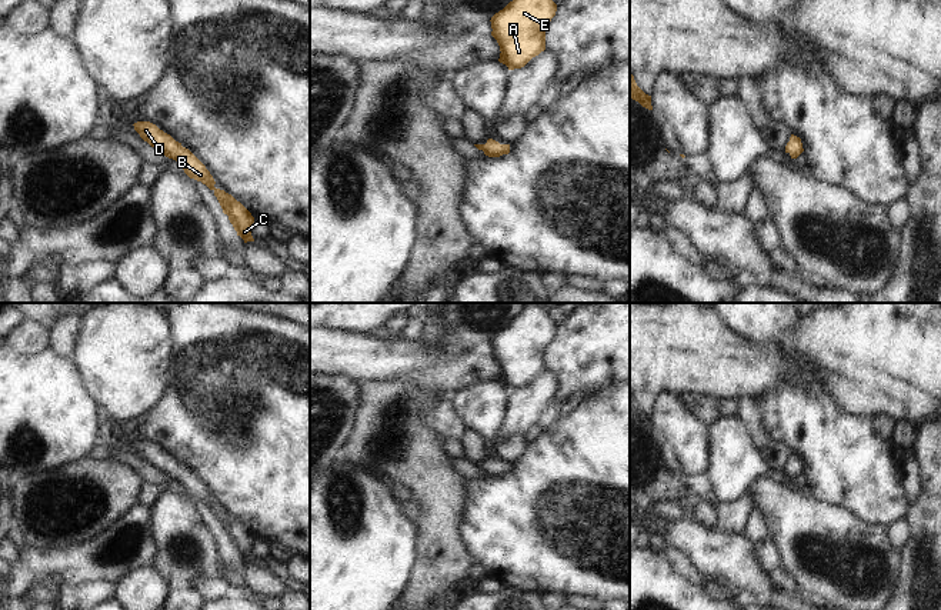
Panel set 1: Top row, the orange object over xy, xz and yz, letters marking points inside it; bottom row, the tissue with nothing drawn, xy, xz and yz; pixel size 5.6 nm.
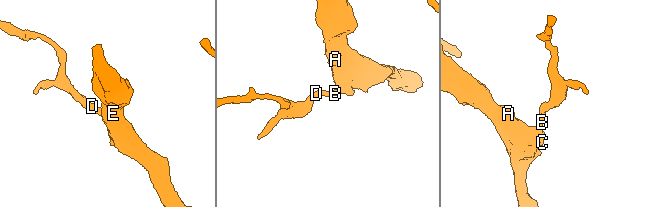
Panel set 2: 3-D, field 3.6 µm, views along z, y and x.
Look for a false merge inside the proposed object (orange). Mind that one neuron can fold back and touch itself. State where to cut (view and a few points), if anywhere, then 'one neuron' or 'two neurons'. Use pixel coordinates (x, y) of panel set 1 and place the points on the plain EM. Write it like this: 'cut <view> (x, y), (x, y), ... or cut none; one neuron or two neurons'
cut none; one neuron

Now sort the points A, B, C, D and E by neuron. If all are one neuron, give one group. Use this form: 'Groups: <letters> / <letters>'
Groups: A B C D E.

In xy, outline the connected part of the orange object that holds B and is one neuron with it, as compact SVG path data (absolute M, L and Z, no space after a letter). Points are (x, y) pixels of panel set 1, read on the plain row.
M137 441L133 446L140 457L151 467L163 471L166 477L176 480L190 499L201 501L213 510L223 533L228 536L230 543L237 551L237 556L240 556L244 563L254 561L251 556L254 537L251 533L231 514L214 507L216 501L213 496L188 469L183 467L181 463L176 461L170 454L164 453L150 441Z

